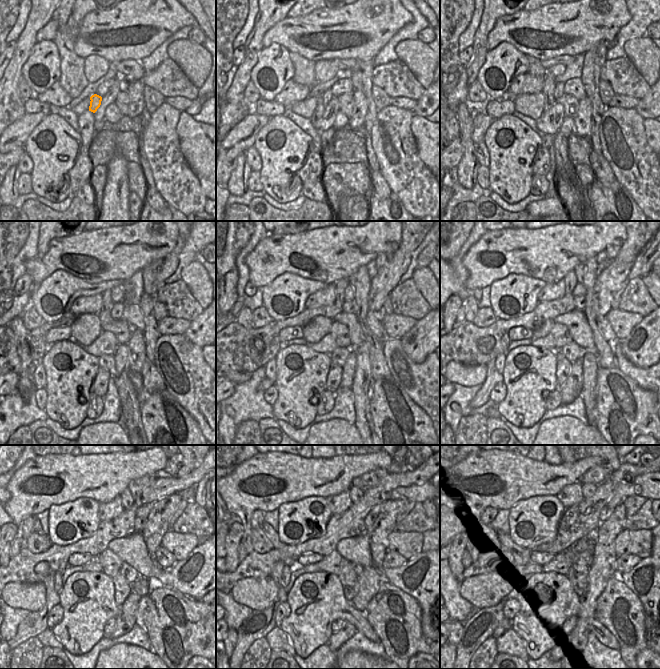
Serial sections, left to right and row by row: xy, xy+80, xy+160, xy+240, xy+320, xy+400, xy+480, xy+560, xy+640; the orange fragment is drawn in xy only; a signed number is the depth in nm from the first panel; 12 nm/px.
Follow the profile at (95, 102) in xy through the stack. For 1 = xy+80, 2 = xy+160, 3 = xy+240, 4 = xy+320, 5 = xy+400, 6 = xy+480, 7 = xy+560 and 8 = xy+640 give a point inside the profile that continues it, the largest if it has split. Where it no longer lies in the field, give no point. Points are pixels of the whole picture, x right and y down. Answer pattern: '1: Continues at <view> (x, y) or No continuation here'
1: Continues at xy+80 (327, 96)
2: Continues at xy+160 (560, 87)
3: Continues at xy+240 (116, 313)
4: Continues at xy+320 (349, 306)
5: Continues at xy+400 (579, 291)
6: Continues at xy+480 (143, 511)
7: Continues at xy+560 (373, 514)
8: Continues at xy+640 (605, 513).

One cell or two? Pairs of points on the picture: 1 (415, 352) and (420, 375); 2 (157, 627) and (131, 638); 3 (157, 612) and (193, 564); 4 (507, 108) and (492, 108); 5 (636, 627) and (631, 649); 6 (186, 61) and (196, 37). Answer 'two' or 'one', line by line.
1: two
2: two
3: two
4: one
5: one
6: two

